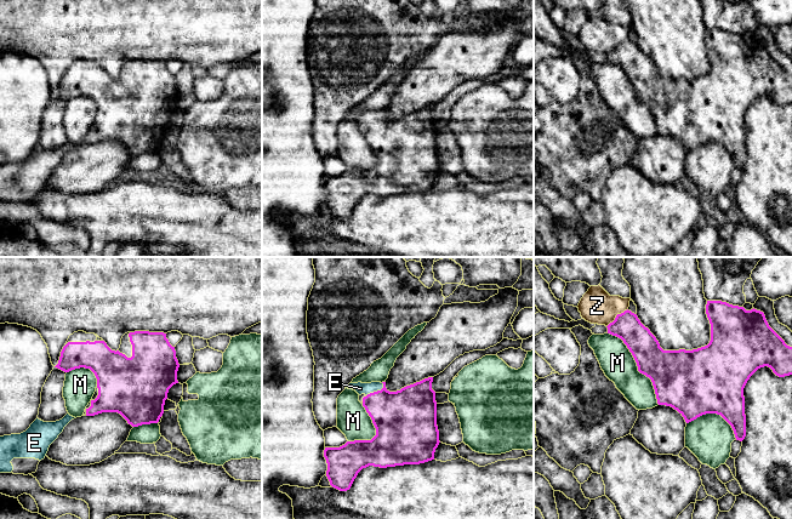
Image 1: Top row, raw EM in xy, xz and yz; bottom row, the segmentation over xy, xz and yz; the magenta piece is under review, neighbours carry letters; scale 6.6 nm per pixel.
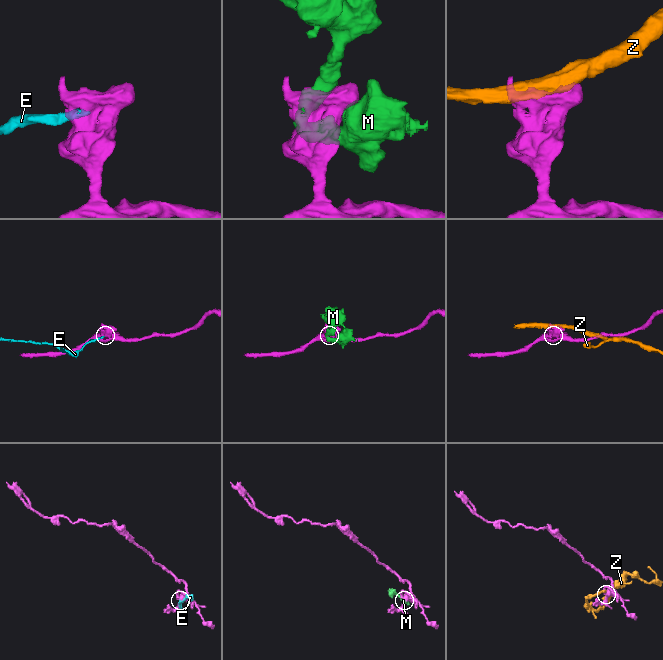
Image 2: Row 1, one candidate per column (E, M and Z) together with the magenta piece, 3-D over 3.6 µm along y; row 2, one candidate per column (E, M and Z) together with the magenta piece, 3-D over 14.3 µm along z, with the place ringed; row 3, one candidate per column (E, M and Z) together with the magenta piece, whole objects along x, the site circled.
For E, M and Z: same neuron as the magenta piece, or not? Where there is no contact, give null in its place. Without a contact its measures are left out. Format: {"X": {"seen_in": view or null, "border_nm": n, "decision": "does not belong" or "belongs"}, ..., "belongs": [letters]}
{"E": {"seen_in": "xz", "border_nm": 150, "decision": "belongs"}, "M": {"seen_in": "yz", "border_nm": 600, "decision": "does not belong"}, "Z": {"seen_in": "yz", "border_nm": 190, "decision": "does not belong"}, "belongs": ["E"]}

